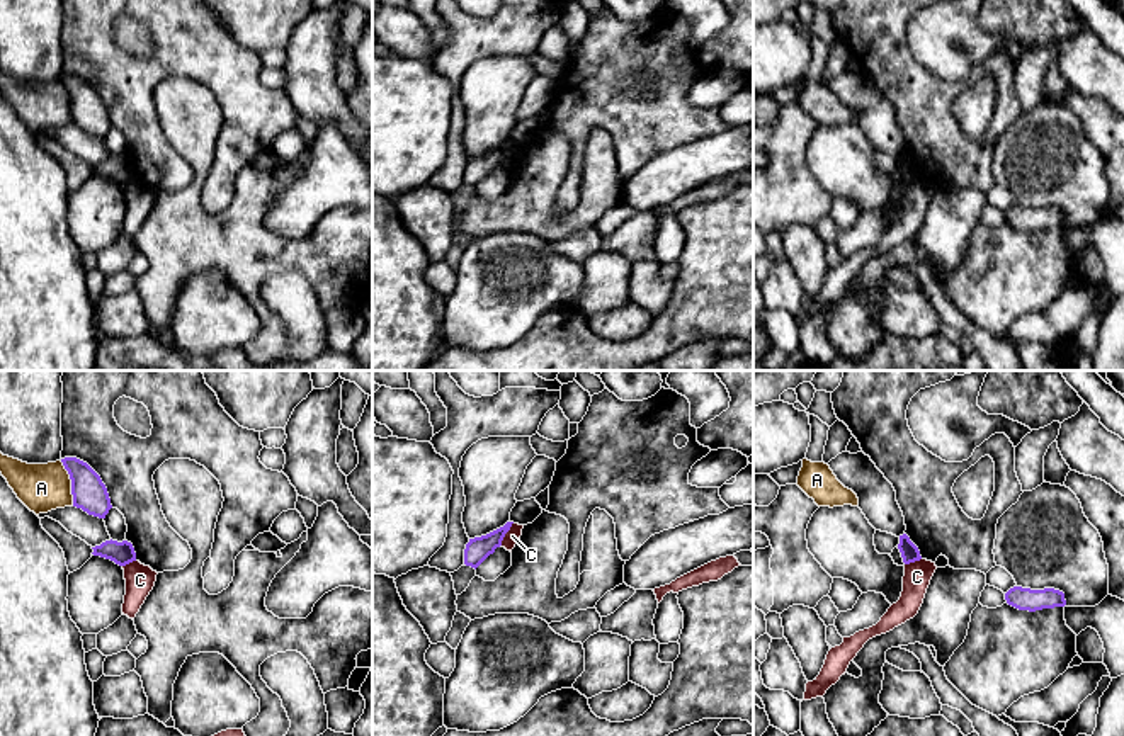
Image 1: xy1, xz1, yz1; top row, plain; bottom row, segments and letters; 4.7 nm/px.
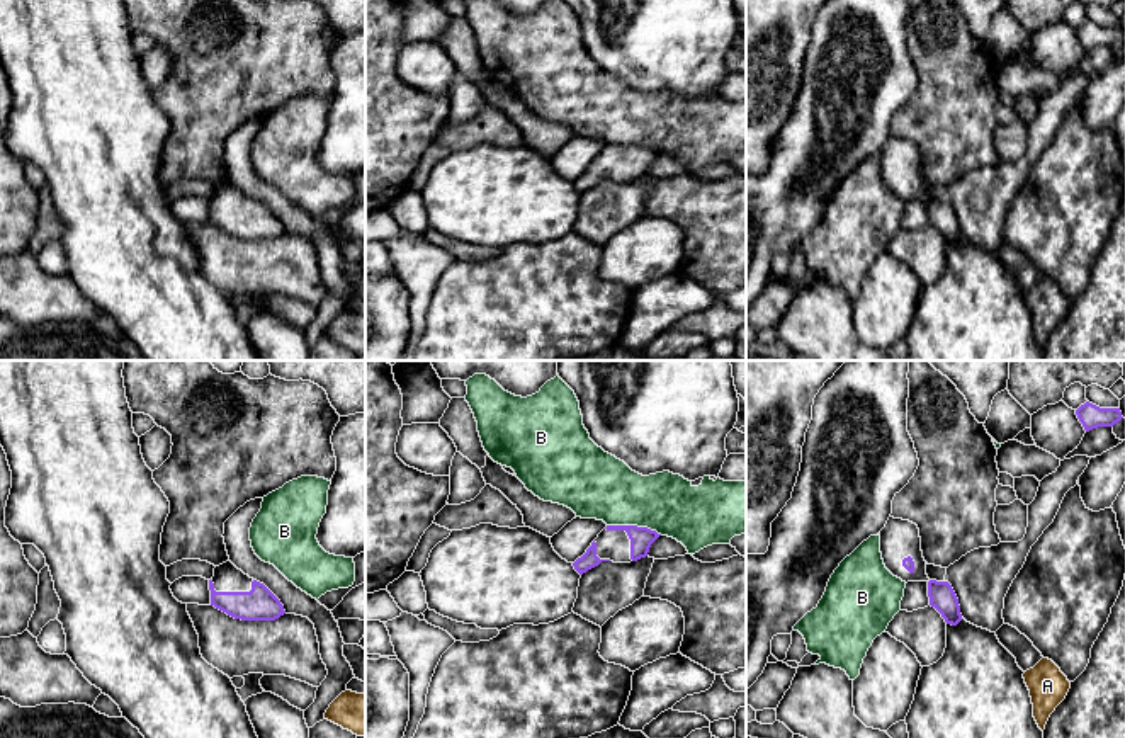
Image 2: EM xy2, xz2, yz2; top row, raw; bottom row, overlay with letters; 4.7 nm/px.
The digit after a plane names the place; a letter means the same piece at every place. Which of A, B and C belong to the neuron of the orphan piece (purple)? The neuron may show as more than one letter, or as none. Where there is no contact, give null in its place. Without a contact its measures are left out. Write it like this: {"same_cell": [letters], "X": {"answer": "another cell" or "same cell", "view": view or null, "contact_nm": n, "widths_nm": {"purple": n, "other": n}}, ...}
{"same_cell": [], "A": {"answer": "another cell", "view": "xy1", "contact_nm": 220, "widths_nm": {"purple": 160, "other": 220}}, "B": {"answer": "another cell", "view": "xz2", "contact_nm": 260, "widths_nm": {"purple": 110, "other": 300}}, "C": {"answer": "another cell", "view": "xz1", "contact_nm": 130, "widths_nm": {"purple": 110, "other": 70}}}

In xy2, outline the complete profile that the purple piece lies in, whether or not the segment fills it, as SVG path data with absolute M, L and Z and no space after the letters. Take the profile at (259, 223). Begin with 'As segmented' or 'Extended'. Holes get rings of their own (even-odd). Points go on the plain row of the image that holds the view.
Extended. M231 180L214 187L209 199L211 224L241 240L275 240L285 233L280 219Z

